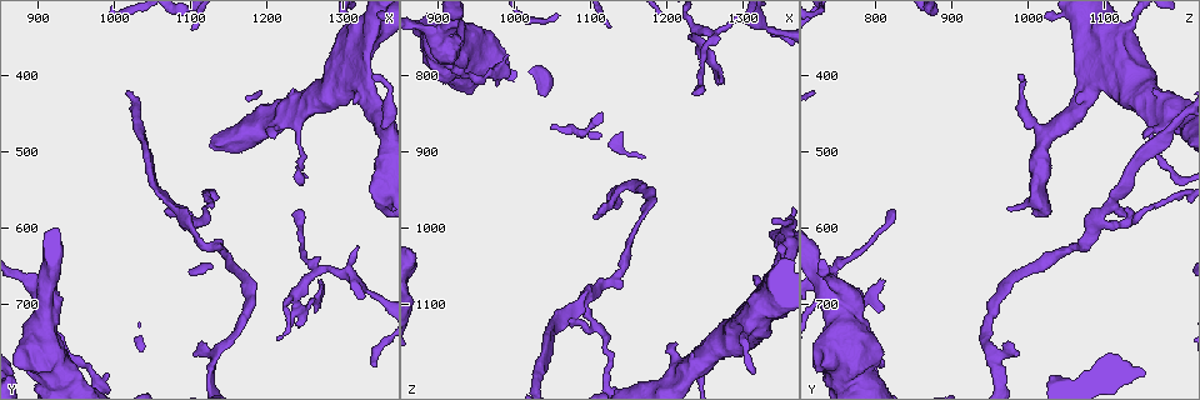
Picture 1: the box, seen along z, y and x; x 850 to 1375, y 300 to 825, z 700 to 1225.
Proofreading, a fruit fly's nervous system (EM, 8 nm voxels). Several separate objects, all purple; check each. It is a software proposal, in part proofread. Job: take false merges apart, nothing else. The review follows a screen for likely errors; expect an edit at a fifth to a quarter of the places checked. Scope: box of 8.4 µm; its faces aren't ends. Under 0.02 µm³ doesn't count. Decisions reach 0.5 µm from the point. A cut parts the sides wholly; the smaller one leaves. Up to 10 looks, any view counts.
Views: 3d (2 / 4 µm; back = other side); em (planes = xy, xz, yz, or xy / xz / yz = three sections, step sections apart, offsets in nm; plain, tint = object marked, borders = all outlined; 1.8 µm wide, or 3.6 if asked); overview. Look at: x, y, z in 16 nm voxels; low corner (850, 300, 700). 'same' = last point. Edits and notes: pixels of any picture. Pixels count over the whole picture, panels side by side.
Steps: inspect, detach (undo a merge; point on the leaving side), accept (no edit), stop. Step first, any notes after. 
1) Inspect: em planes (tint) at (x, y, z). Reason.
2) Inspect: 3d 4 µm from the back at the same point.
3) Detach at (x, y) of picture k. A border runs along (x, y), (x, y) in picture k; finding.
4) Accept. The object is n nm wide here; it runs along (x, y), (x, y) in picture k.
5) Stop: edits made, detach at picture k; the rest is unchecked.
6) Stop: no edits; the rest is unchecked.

Inspect: em xy step 8 (tint) at (1095, 595, 1105). Sharp bend.

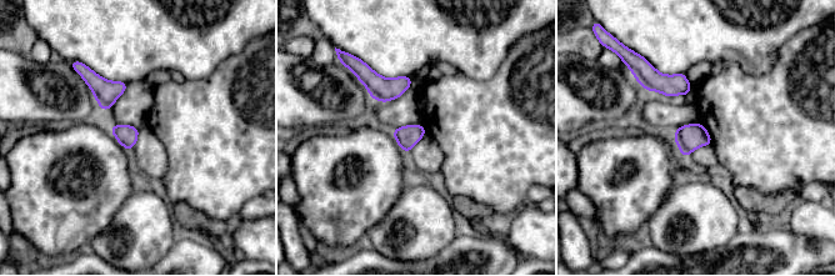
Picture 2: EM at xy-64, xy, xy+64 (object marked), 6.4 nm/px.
Inspect: em planes (tint) at the same point.

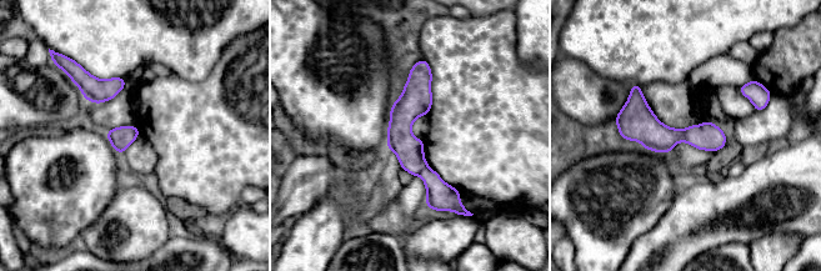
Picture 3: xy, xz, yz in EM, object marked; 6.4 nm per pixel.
Detach at (409, 150) of picture 3. The object is 140 nm wide here; the part that leaves runs along (422, 64), (404, 111), (416, 172) in picture 3; a second cell is stuck on.

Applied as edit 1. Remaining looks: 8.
Inspect: em planes (tint) at (905, 720, 750). Thick turns thin.

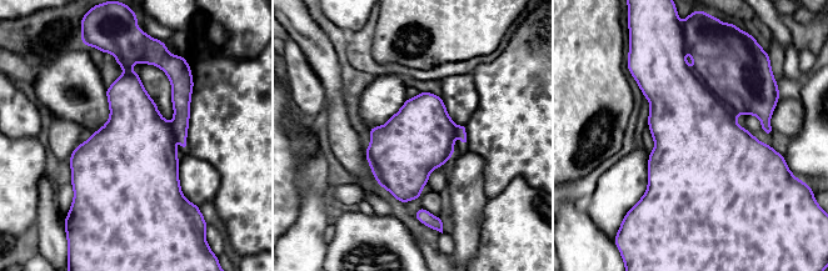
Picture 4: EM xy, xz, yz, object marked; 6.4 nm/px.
Detach at (729, 61) of picture 4. A border runs along (693, 71), (736, 115) in picture 4; two cells meet here.

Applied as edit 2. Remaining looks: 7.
Inspect: overview. Redraw.

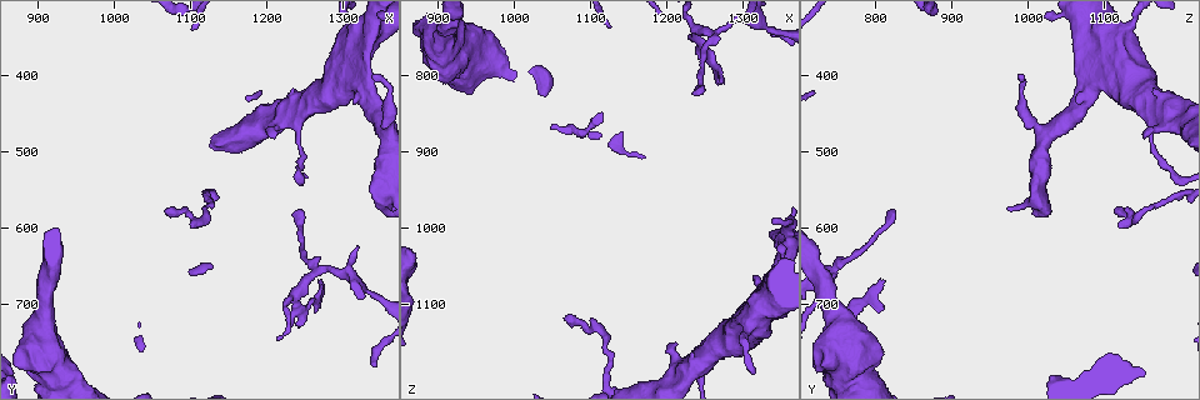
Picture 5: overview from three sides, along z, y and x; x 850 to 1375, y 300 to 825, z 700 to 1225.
Inspect: 3d 4 µm at (1335, 680, 740). Narrows sharply.

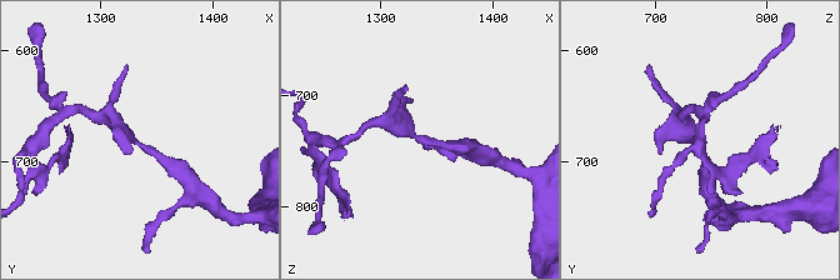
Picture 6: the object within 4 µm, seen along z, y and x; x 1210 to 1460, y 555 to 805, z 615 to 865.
Inspect: em xy step 16 (tint) at (1334, 684, 738). Now the EM.

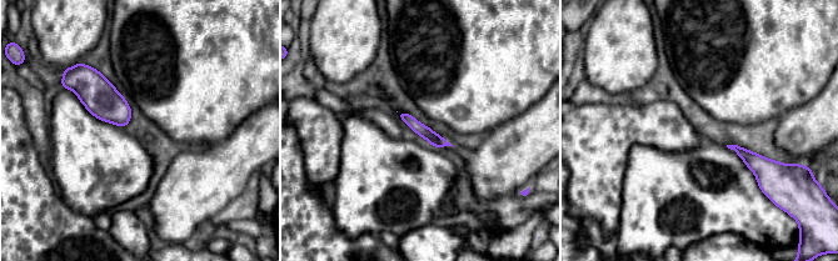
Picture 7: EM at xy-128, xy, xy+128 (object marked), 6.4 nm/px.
Inspect: em planes (tint) at the same point.

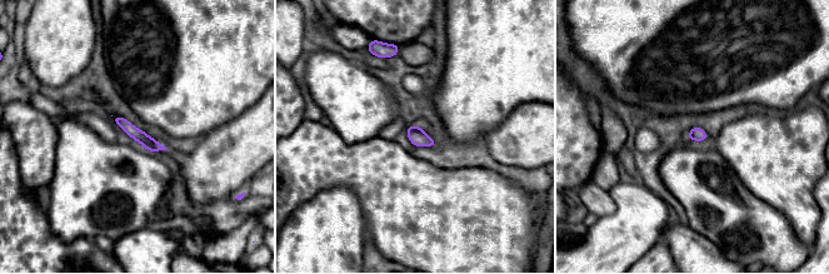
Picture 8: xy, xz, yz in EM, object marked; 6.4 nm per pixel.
Accept. The object is 80 nm wide here; it runs along (118, 119), (148, 143), (158, 147) in picture 8; continuous, no second cell.

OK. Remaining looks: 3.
Inspect: 3d 4 µm at (1315, 400, 1100). Sudden change in width.

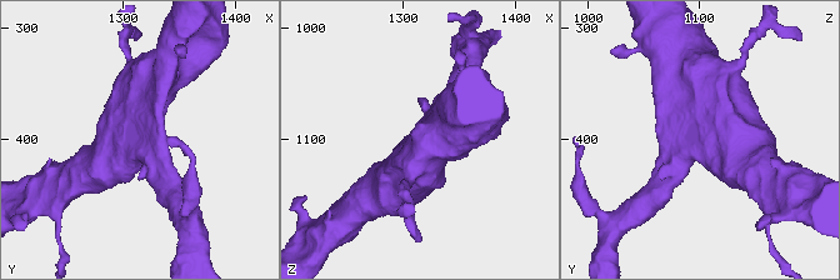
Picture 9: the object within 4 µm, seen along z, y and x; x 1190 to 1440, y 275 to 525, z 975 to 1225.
Inspect: em 3.6 µm planes (tint) at (1314, 396, 1104).

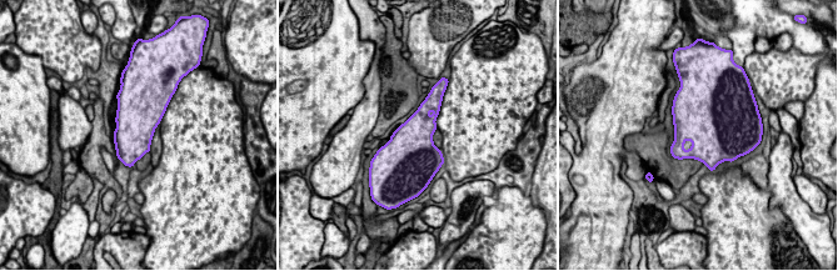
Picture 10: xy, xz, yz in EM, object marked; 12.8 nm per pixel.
Accept. One cell here.

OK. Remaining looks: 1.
Stop: edits made, detach at picture 3, detach at picture 4; the rest is unchecked.

